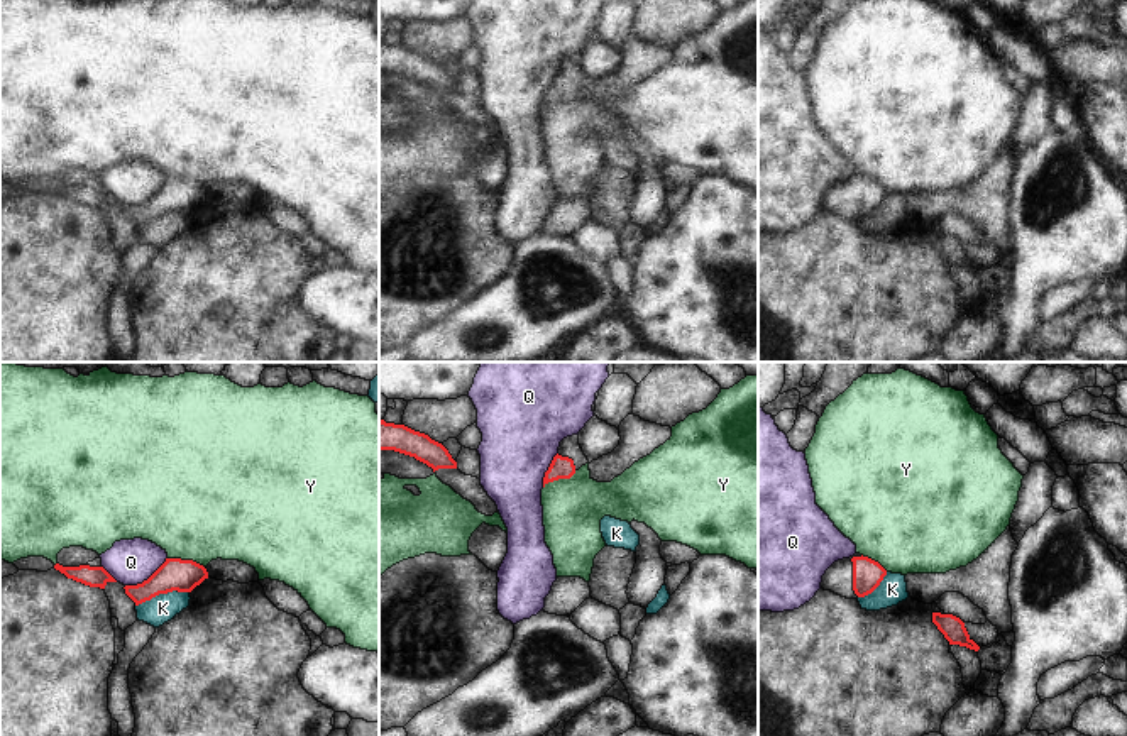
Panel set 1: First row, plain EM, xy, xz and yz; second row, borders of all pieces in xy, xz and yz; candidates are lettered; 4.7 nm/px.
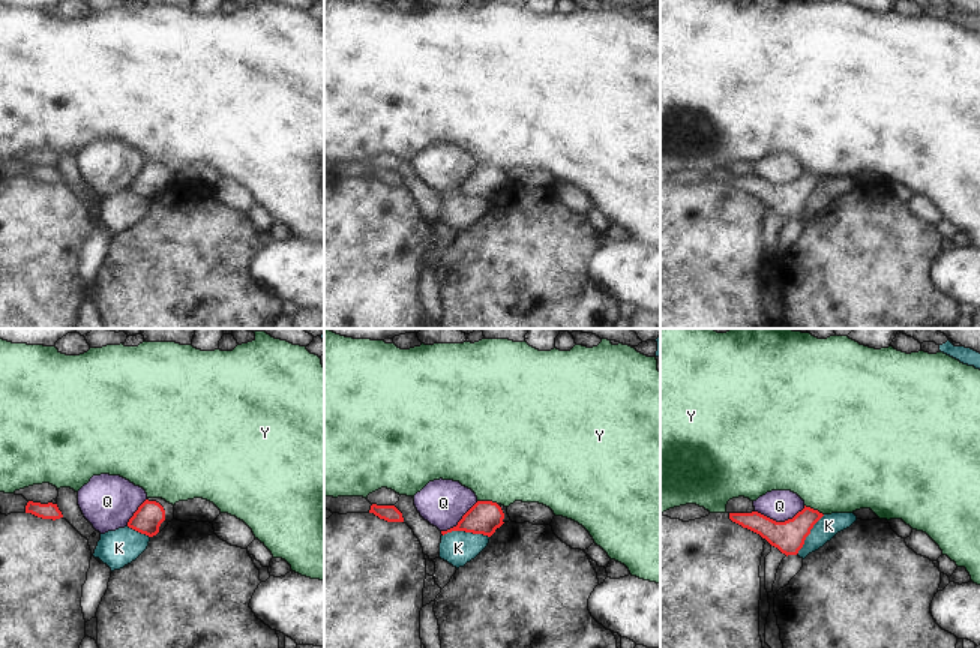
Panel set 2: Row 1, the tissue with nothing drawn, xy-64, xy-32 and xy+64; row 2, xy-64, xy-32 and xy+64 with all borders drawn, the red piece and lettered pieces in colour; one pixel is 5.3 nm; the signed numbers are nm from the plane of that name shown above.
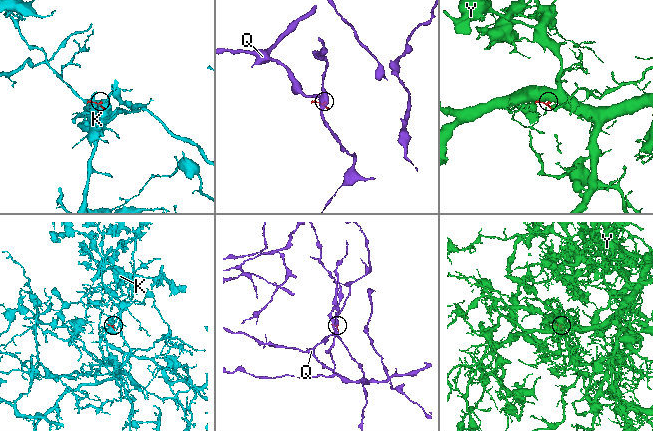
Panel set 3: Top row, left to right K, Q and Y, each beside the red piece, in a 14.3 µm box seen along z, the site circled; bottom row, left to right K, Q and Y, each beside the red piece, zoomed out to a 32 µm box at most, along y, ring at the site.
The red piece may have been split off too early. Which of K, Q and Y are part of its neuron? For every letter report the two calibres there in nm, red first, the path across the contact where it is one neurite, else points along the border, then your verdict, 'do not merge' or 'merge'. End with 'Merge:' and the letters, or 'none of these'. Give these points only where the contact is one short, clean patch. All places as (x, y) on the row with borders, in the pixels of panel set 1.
K: 160/140 nm | along xy (188, 591), (159, 593), (136, 606) | do not merge
Q: 160/220 nm | do not merge
Y: 160/480 nm | along xy (168, 557), (193, 560), (203, 567) | do not merge
Merge: none of these

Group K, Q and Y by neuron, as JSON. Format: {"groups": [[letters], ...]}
{"groups": [["K"], ["Q"], ["Y"]]}

